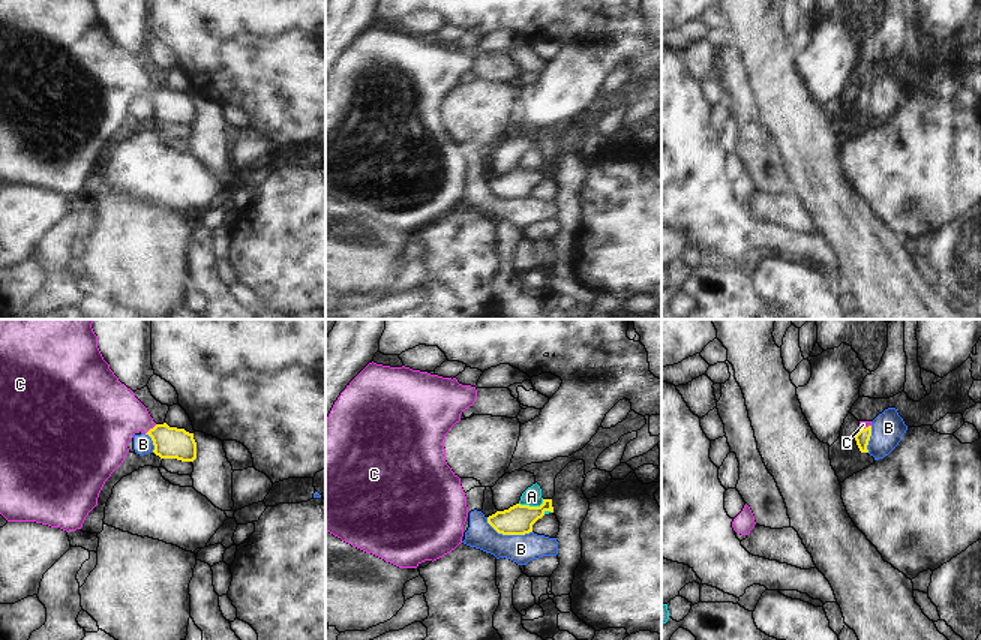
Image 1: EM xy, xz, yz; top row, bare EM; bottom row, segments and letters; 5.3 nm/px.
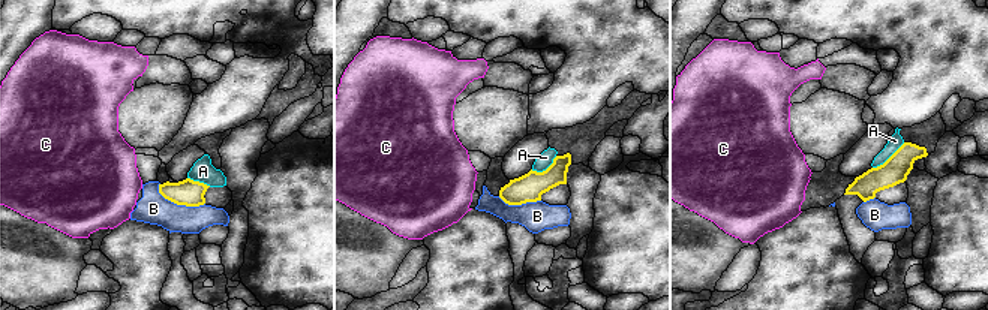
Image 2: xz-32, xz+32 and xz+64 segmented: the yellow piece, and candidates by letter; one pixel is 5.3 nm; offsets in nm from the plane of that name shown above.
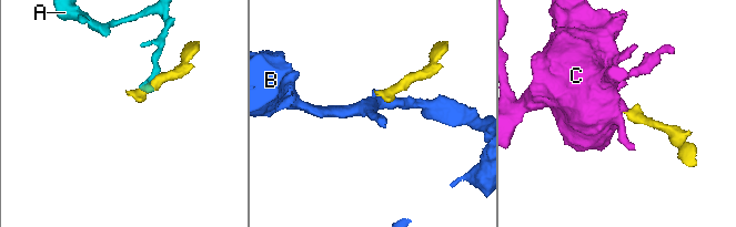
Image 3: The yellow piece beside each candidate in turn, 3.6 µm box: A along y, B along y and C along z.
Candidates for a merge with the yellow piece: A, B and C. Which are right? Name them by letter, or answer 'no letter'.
C.

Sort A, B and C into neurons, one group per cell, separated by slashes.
A / B / C

